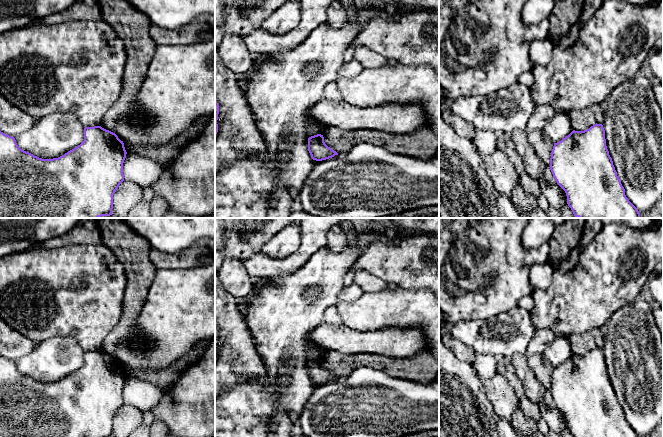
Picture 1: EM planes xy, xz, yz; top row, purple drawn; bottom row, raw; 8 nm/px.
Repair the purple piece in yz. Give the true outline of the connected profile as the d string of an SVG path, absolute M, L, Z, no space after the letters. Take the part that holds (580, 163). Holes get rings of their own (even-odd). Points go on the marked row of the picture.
M602 124L584 131L573 130L554 143L550 170L557 184L565 191L567 204L578 218L640 218L637 208L625 195L625 189L613 165L606 146Z

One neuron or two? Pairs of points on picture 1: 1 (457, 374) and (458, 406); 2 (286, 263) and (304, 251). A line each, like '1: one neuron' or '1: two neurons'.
1: one neuron
2: one neuron

